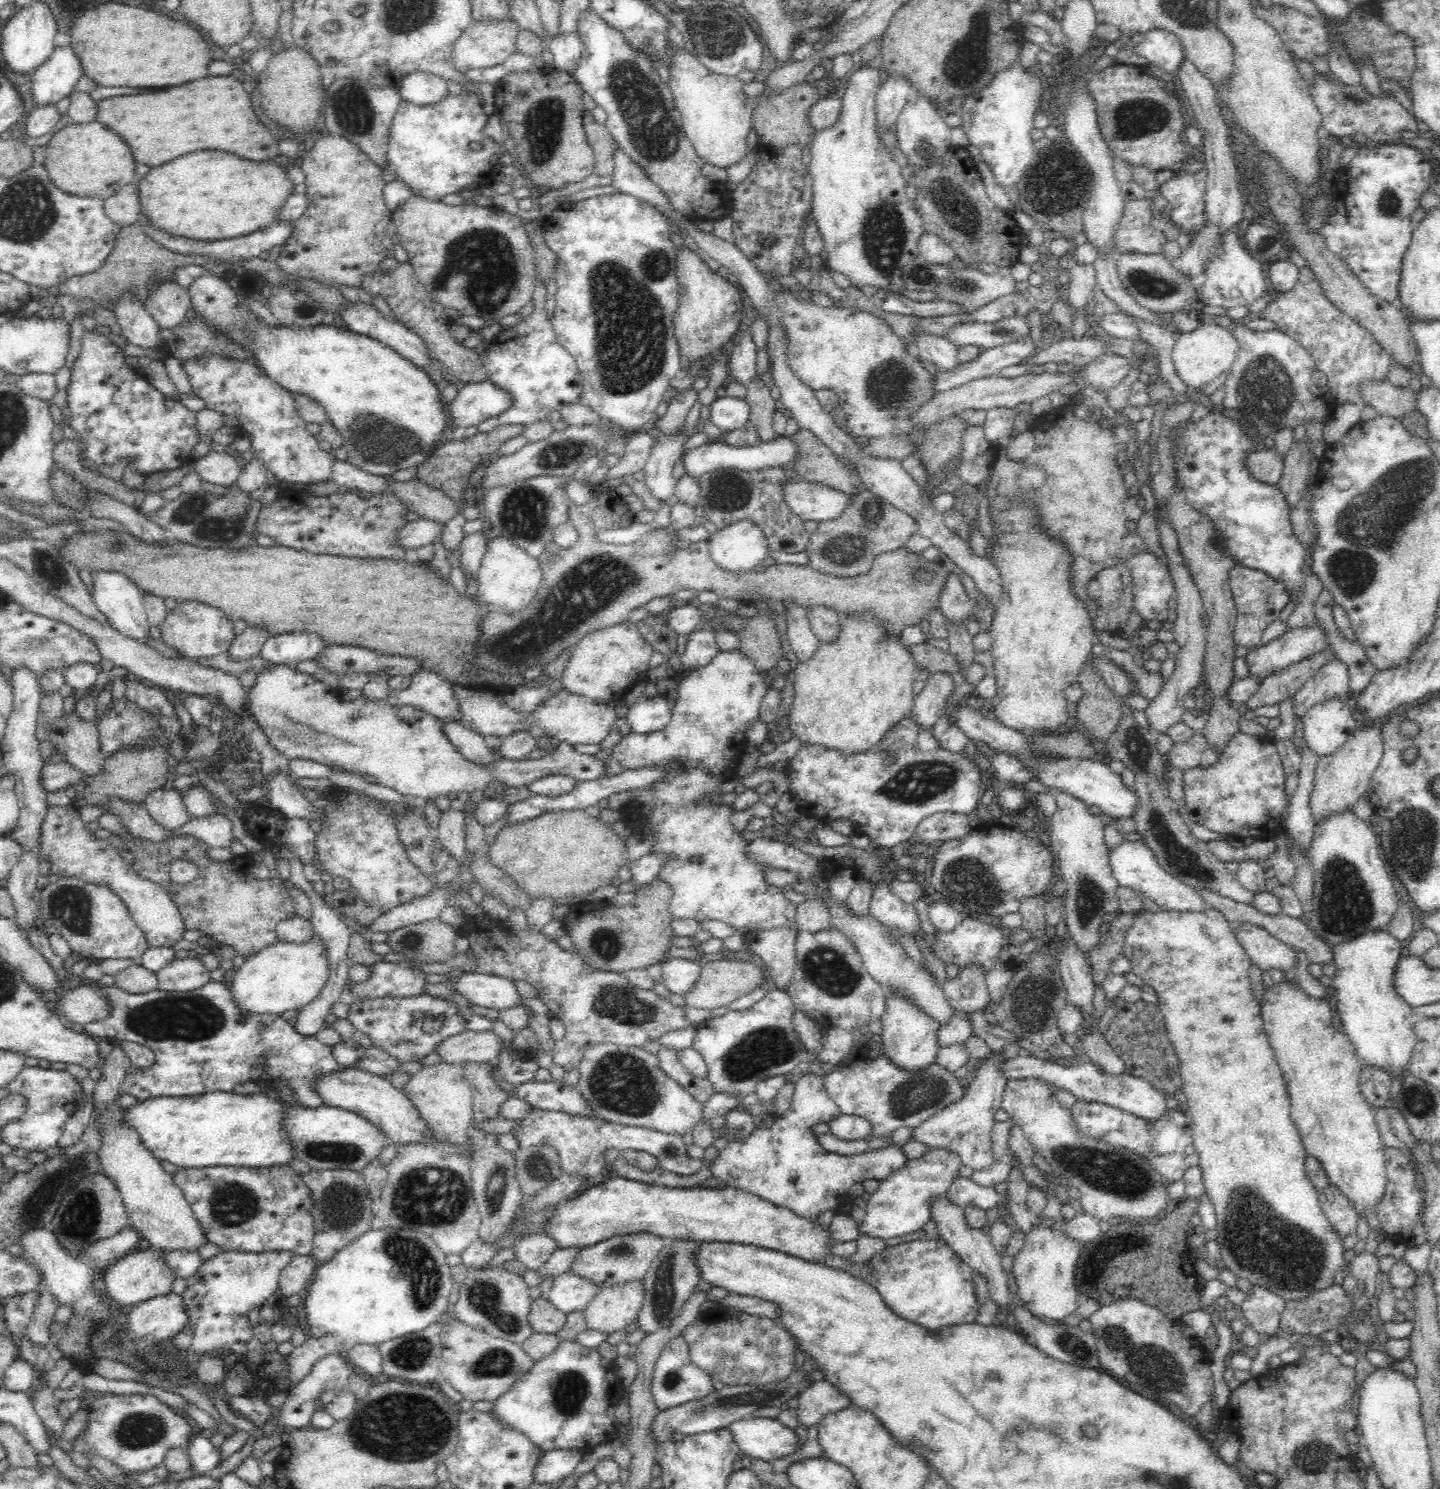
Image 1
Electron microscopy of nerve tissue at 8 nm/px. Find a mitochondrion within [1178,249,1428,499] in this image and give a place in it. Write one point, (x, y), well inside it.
(1267, 397)

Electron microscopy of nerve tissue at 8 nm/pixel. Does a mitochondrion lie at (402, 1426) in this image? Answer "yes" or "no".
yes

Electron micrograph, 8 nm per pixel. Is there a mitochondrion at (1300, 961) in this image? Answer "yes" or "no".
no

